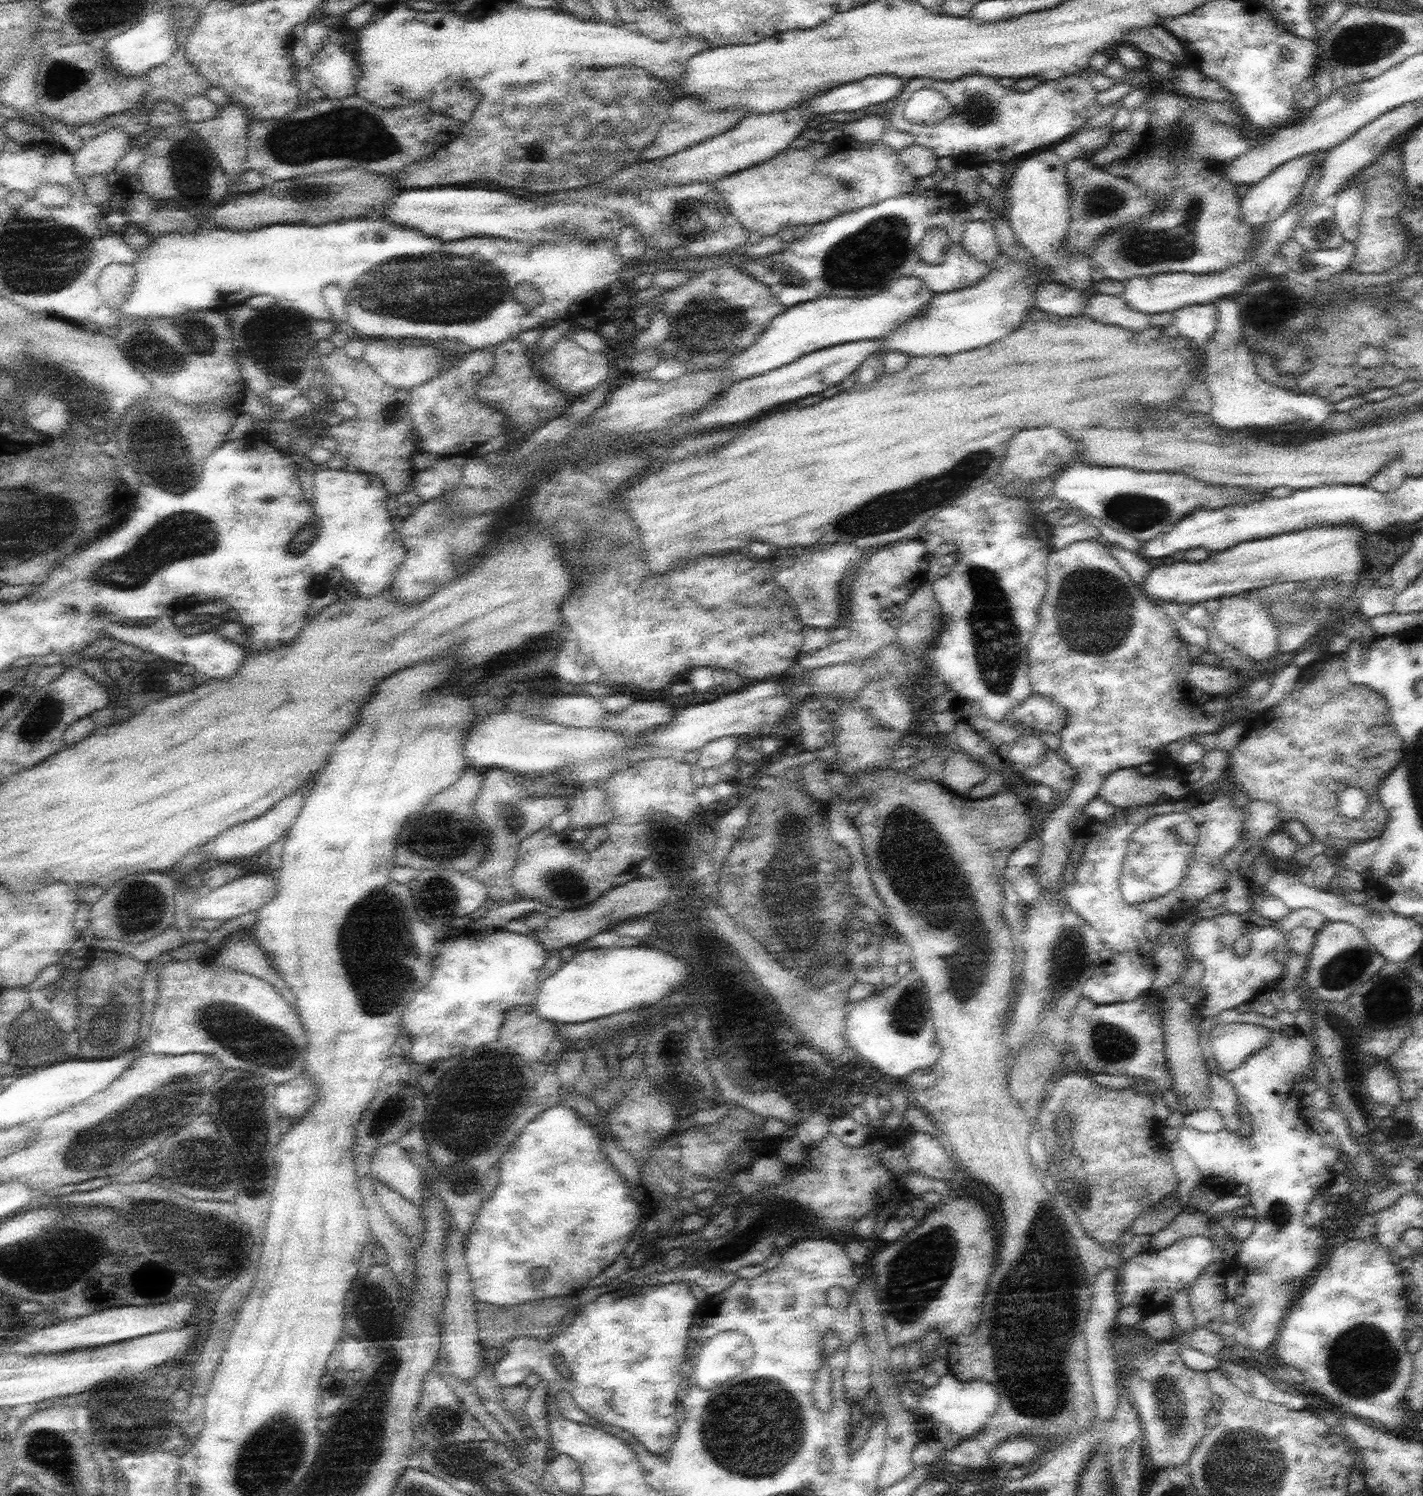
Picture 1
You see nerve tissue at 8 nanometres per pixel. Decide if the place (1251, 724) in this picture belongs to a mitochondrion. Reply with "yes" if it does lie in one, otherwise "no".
no

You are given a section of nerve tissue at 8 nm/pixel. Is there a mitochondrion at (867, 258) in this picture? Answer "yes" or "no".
yes

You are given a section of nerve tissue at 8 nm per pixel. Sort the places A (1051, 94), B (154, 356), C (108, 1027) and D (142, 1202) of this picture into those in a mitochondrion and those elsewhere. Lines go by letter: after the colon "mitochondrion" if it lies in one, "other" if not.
A: other
B: mitochondrion
C: mitochondrion
D: other

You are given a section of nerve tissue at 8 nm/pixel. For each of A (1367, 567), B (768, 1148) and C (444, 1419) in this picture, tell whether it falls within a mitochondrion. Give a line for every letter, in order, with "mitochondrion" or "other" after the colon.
A: other
B: other
C: mitochondrion

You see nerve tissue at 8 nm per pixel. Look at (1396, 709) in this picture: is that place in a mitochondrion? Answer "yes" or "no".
no

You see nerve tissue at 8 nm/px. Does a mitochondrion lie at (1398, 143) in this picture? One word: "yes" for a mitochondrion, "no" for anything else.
no

